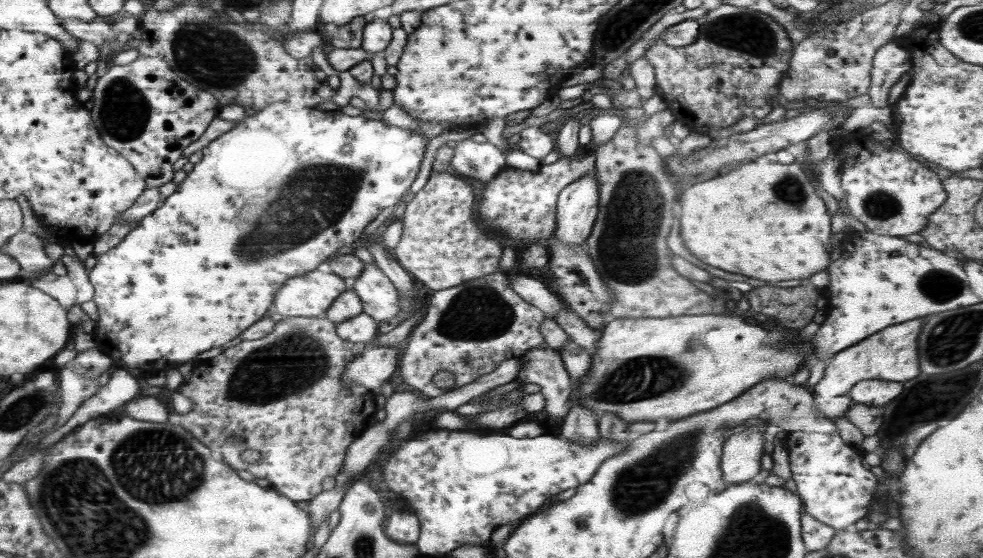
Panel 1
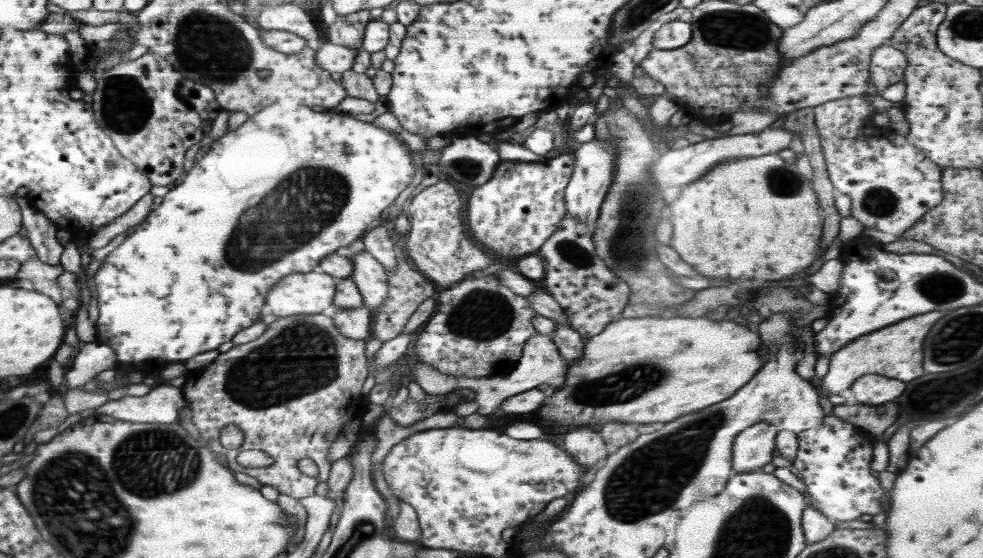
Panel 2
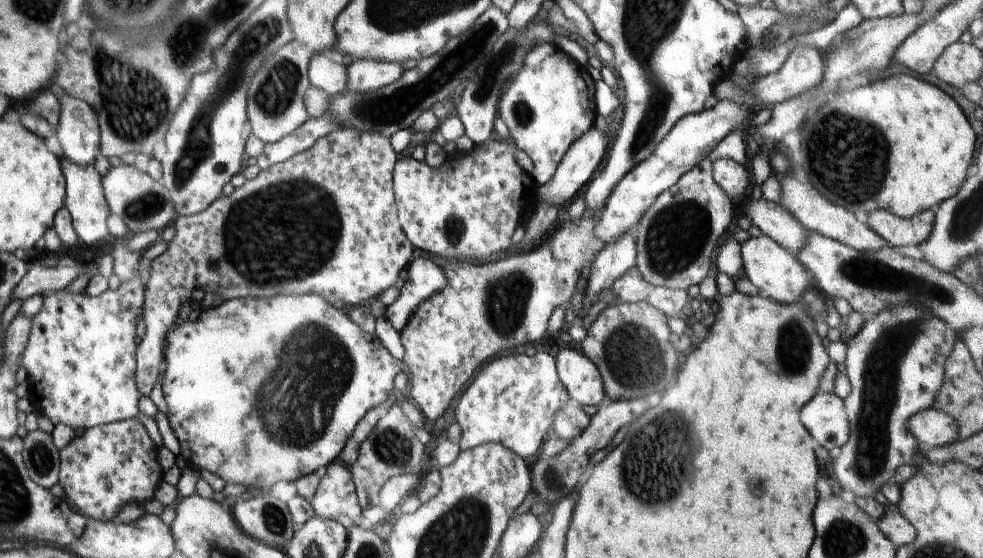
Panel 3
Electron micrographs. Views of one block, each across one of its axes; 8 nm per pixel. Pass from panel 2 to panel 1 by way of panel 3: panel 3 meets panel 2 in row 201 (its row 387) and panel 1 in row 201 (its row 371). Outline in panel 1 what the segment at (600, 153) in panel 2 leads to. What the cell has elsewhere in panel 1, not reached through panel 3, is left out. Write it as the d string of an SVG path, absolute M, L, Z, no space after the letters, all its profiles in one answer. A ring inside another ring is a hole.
M595 170L561 190L556 206L555 238L562 244L585 244L597 217L598 199Z

